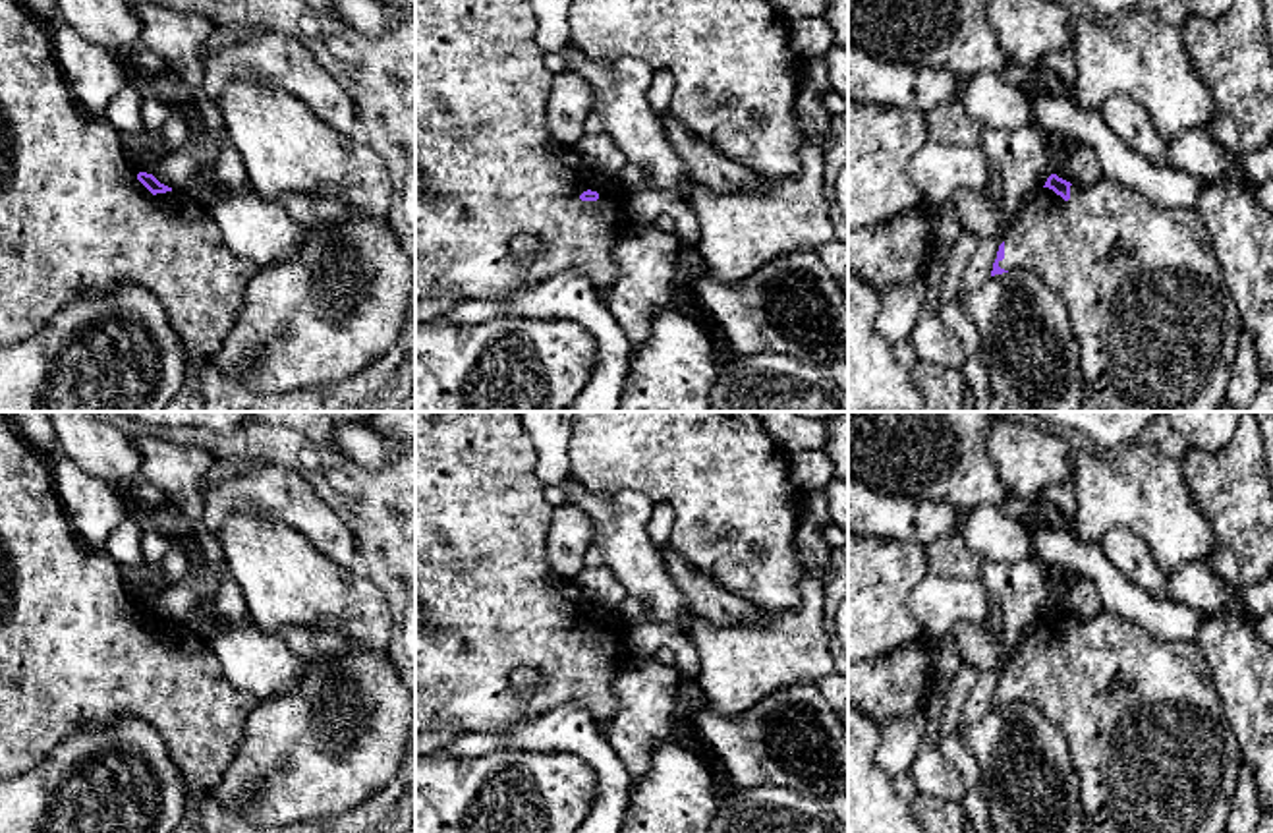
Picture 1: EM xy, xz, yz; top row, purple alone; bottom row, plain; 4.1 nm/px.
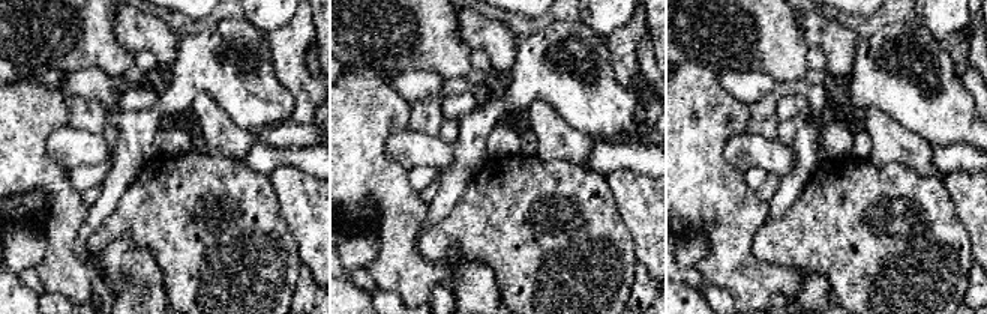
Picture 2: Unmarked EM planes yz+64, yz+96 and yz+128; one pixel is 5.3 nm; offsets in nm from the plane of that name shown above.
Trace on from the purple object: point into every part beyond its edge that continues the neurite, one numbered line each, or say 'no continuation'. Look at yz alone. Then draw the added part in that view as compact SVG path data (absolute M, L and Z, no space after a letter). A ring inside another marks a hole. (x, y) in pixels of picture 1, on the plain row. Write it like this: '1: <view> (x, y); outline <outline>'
1: yz (1154, 752); outline M1109 611L1070 618L1064 634L1039 620L1004 665L1004 704L1037 707L1068 742L1086 819L1099 833L1225 833L1242 756L1196 640L1165 642Z

